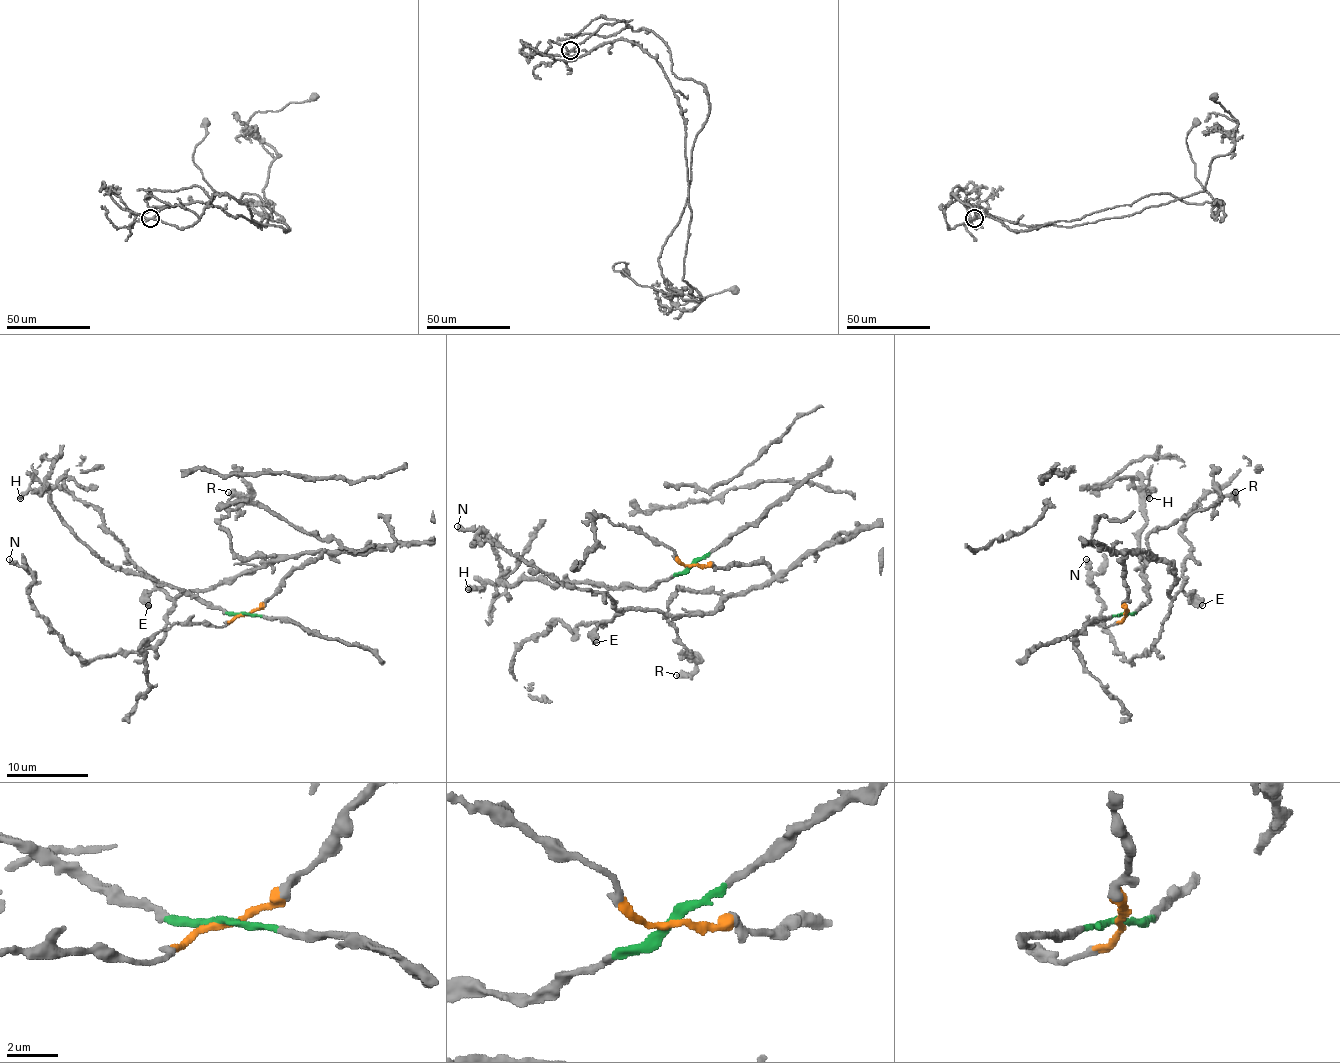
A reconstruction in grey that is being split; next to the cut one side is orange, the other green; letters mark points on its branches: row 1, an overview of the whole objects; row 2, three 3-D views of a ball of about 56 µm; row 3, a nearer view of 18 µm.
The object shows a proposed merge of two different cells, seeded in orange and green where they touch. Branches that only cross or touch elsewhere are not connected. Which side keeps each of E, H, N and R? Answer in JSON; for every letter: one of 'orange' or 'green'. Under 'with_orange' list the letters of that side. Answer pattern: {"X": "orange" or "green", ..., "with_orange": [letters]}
{"E": "orange", "H": "green", "N": "orange", "R": "orange", "with_orange": ["E", "N", "R"]}

